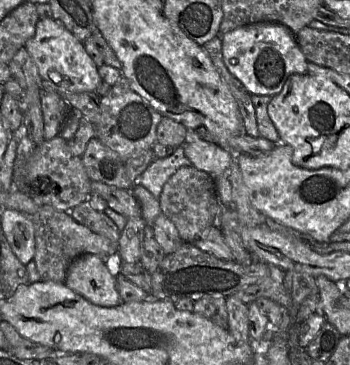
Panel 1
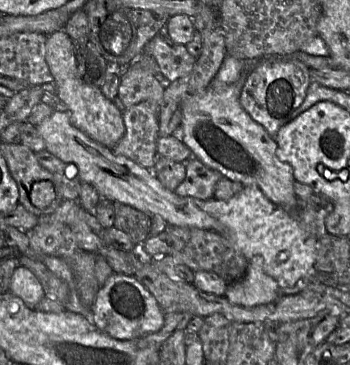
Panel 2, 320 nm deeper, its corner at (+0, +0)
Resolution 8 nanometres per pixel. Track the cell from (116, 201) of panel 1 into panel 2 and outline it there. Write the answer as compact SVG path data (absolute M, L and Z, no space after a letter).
M36 152L39 164L53 174L55 192L57 188L63 200L77 200L80 194L81 181L75 165L67 164L50 152Z

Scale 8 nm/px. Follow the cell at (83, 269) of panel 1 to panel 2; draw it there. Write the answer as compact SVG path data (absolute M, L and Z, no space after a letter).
M114 272L99 288L90 308L90 319L112 338L134 340L159 331L164 325L165 313L155 297L134 276Z

